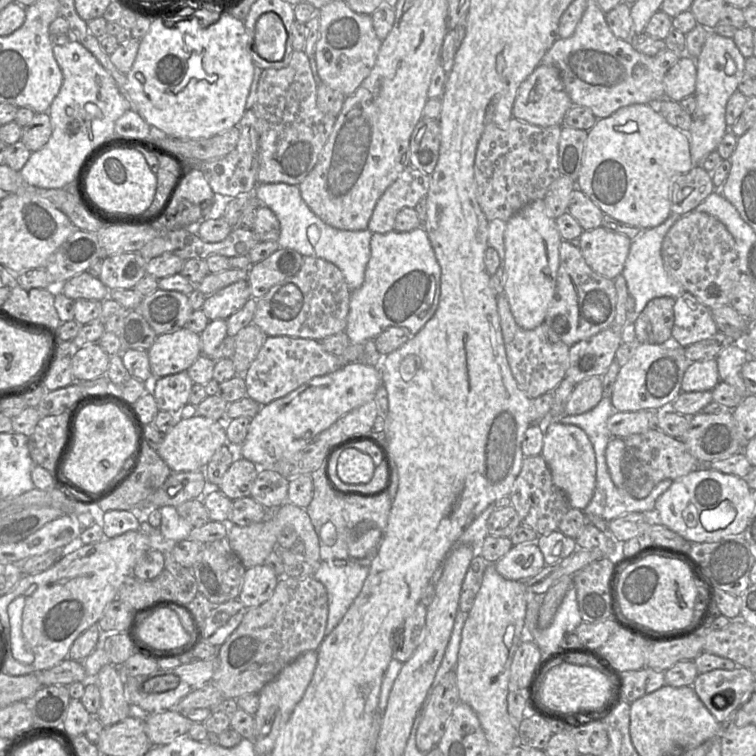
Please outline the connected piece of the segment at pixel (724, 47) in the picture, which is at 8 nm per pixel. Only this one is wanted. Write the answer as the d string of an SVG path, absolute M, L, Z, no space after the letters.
M709 33L701 53L696 58L696 109L692 115L692 125L686 133L689 136L690 154L694 165L701 162L717 149L723 136L729 130L726 123L726 106L731 95L737 91L745 70L745 57L741 54L732 38Z

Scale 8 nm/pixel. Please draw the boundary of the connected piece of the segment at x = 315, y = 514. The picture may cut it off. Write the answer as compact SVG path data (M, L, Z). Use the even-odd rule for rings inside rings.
M328 457L317 470L310 474L314 487L313 498L311 503L305 508L319 540L320 560L361 559L349 556L348 537L357 526L368 524L374 528L373 532L376 530L380 532L378 537L382 539L391 510L392 501L390 500L389 492L375 497L361 497L355 493L339 492L329 482L327 463Z

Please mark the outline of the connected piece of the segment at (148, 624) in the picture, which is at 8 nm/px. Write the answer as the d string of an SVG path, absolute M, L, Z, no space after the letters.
M159 608L138 617L130 634L136 644L153 651L181 646L189 638L179 616L169 608Z

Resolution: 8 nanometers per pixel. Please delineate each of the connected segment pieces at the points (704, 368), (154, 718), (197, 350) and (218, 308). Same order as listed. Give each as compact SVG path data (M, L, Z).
M706 359L690 363L682 379L682 392L712 391L720 382L716 359Z
M175 709L144 715L145 731L153 746L173 741L180 735L187 733L194 723L182 712Z
M182 327L159 335L147 353L154 378L186 371L202 355L200 333Z
M243 279L206 296L201 309L210 321L216 319L226 320L250 298L250 286L247 279Z

